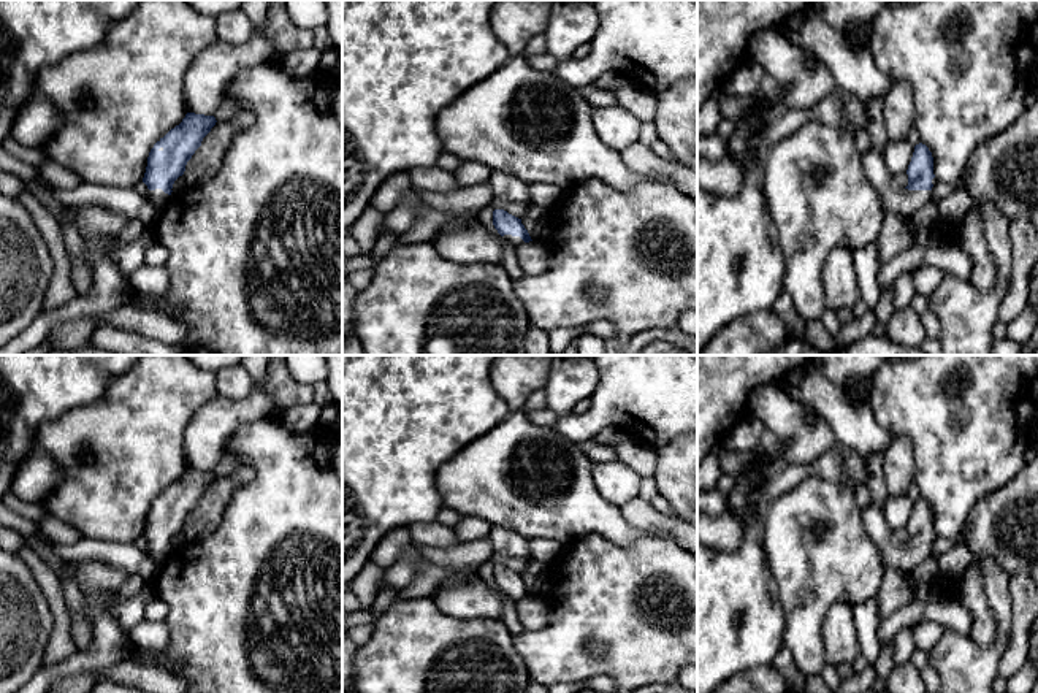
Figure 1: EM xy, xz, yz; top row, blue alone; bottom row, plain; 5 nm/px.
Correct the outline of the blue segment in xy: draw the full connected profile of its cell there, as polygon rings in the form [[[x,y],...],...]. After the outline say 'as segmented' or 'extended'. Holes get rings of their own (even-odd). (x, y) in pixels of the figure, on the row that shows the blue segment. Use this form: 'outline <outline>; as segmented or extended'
outline [[[187,113],[179,125],[154,144],[143,182],[149,189],[147,200],[155,208],[166,205],[174,181],[184,174],[187,162],[216,122],[214,116]]]; extended

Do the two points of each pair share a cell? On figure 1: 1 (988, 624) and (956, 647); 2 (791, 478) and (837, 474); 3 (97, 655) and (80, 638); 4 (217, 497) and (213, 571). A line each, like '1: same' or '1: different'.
1: different
2: same
3: different
4: different

